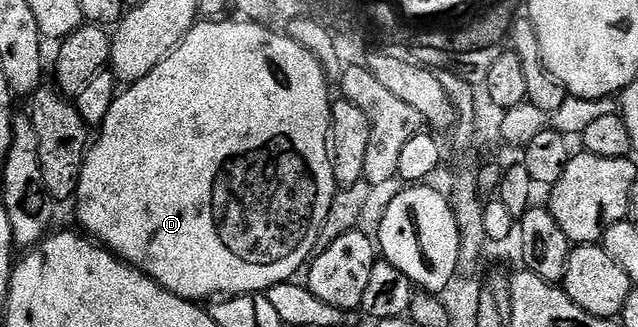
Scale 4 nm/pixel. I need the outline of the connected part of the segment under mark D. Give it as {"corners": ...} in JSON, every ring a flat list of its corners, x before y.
{"corners":[[247,19,197,20,178,47,174,47,172,54,162,59,162,63,158,63,158,67,154,67,146,79,138,79,116,96,104,124,99,126,97,133,100,134,96,142,94,137,84,155,84,166,74,198,76,217,81,225,79,228,120,260,140,269,163,289,187,301,200,303,203,297,212,299,217,295,264,293,276,284,291,282,296,277,295,273,300,268,301,272,313,256,326,211,330,211,332,196,338,188,332,170,330,148,333,98,328,97,328,77,311,51,300,46,284,31,275,33,266,26]]}

